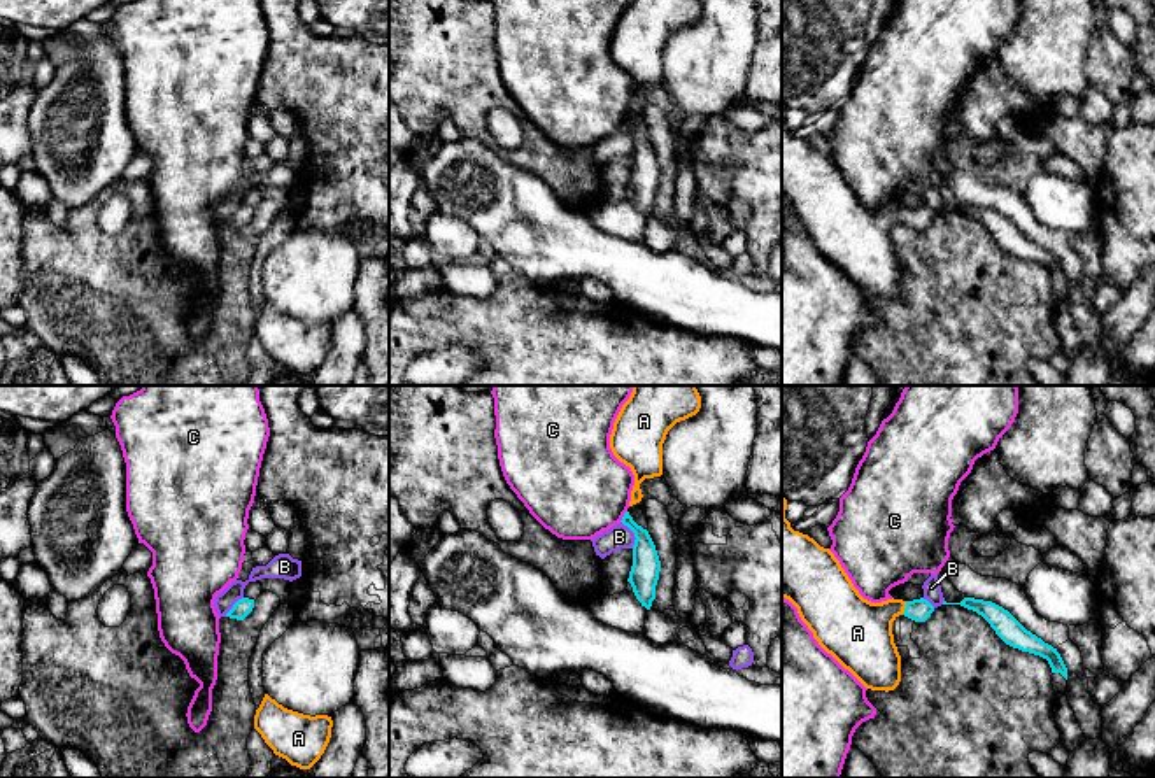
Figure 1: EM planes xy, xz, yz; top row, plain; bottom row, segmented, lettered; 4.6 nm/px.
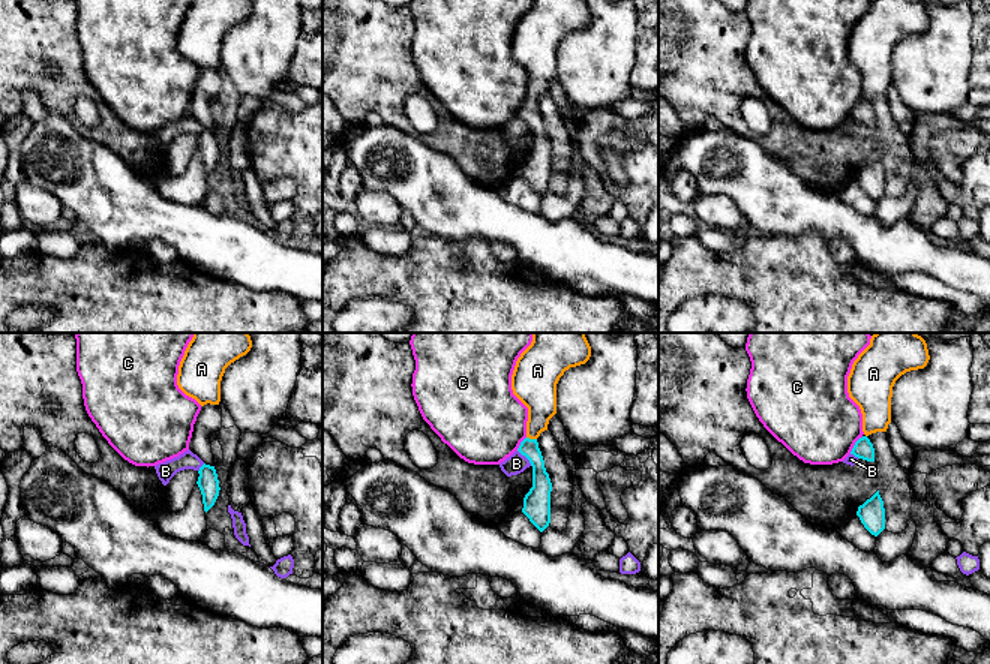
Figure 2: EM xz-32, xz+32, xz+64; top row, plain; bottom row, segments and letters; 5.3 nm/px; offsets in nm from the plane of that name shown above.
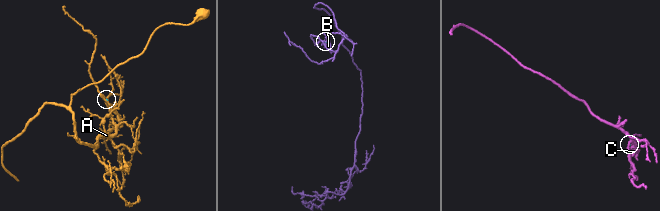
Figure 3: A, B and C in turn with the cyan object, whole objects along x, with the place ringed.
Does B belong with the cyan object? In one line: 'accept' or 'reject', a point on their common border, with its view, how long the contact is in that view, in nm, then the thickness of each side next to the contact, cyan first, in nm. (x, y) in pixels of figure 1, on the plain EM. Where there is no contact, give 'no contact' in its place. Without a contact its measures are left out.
reject | xz (635, 142) | 140 nm | 140/110 nm

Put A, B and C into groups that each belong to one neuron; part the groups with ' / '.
A / B / C

